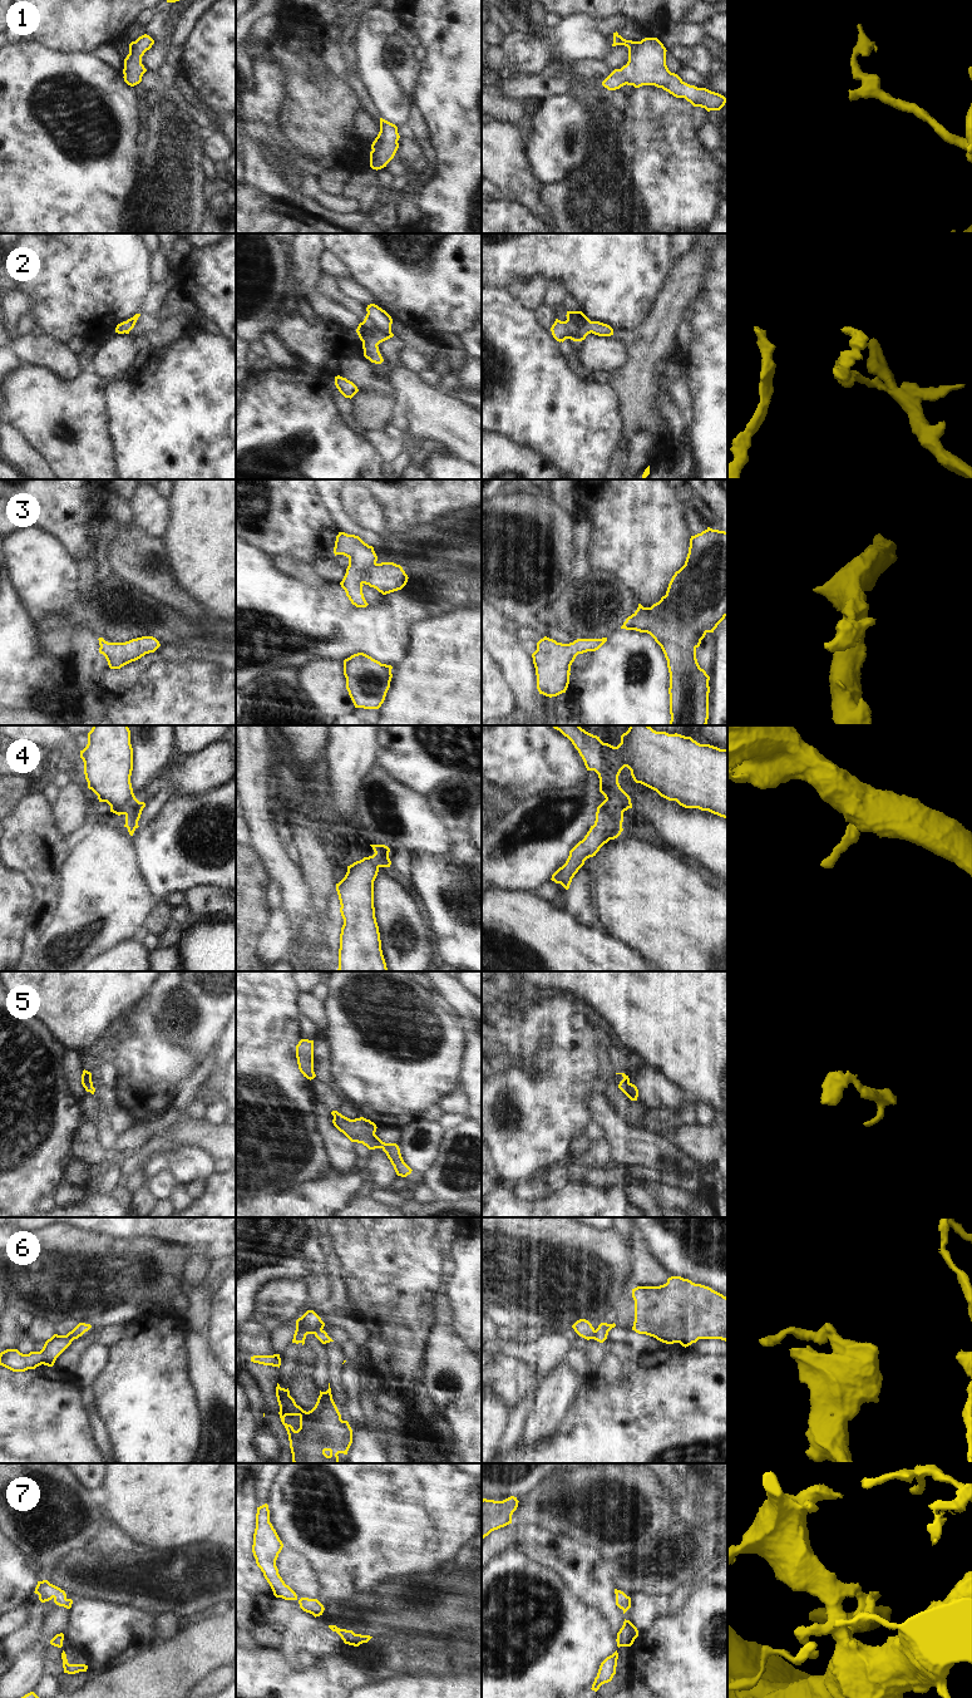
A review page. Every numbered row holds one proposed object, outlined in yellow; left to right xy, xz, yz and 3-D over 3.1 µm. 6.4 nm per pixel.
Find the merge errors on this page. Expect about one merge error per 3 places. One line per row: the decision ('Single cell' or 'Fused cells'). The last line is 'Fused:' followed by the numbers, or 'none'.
1: Single cell
2: Single cell
3: Single cell
4: Fused cells
5: Single cell
6: Fused cells
7: Single cell
Fused: 4, 6.

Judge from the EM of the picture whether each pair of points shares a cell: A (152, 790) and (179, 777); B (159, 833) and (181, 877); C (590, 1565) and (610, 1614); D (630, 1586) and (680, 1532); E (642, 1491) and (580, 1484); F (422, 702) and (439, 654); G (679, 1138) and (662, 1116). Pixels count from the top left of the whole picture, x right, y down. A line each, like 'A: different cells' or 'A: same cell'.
A: different cells
B: same cell
C: same cell
D: same cell
E: same cell
F: same cell
G: different cells

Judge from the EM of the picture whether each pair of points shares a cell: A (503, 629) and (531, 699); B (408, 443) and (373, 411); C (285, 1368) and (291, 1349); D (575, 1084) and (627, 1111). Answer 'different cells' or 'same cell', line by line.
A: same cell
B: different cells
C: same cell
D: different cells

